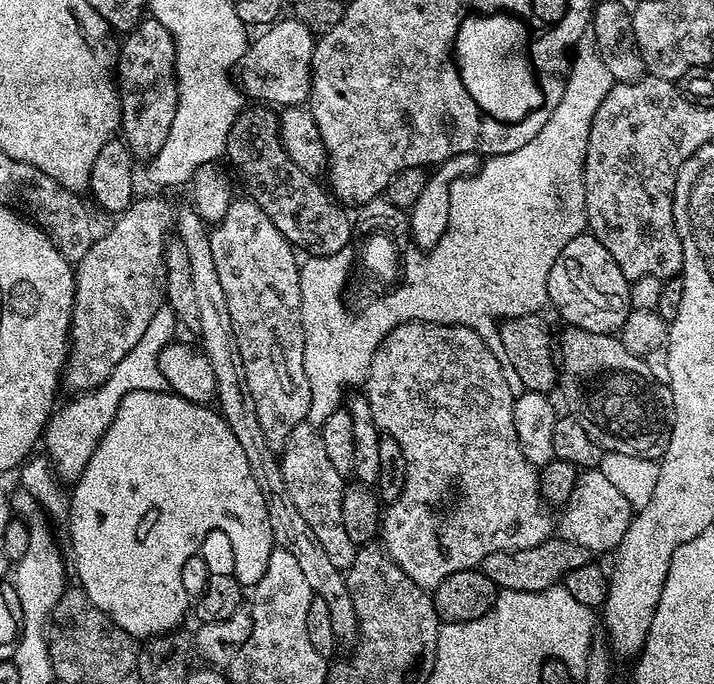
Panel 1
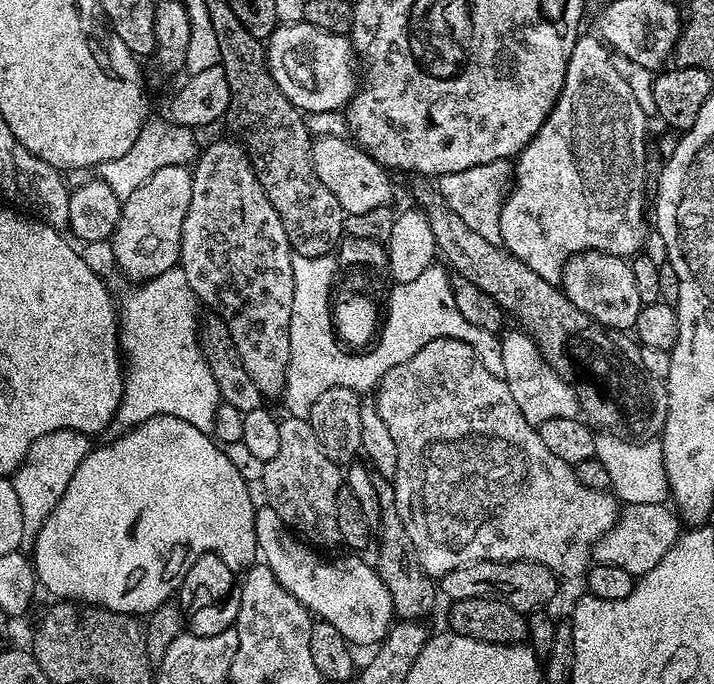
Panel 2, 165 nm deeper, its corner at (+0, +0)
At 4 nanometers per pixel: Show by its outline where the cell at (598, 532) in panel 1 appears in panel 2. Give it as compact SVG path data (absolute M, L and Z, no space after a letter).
M667 503L630 504L617 515L615 526L592 547L592 558L598 564L622 566L626 574L639 578L662 562L666 550L673 548L681 535L682 521Z

